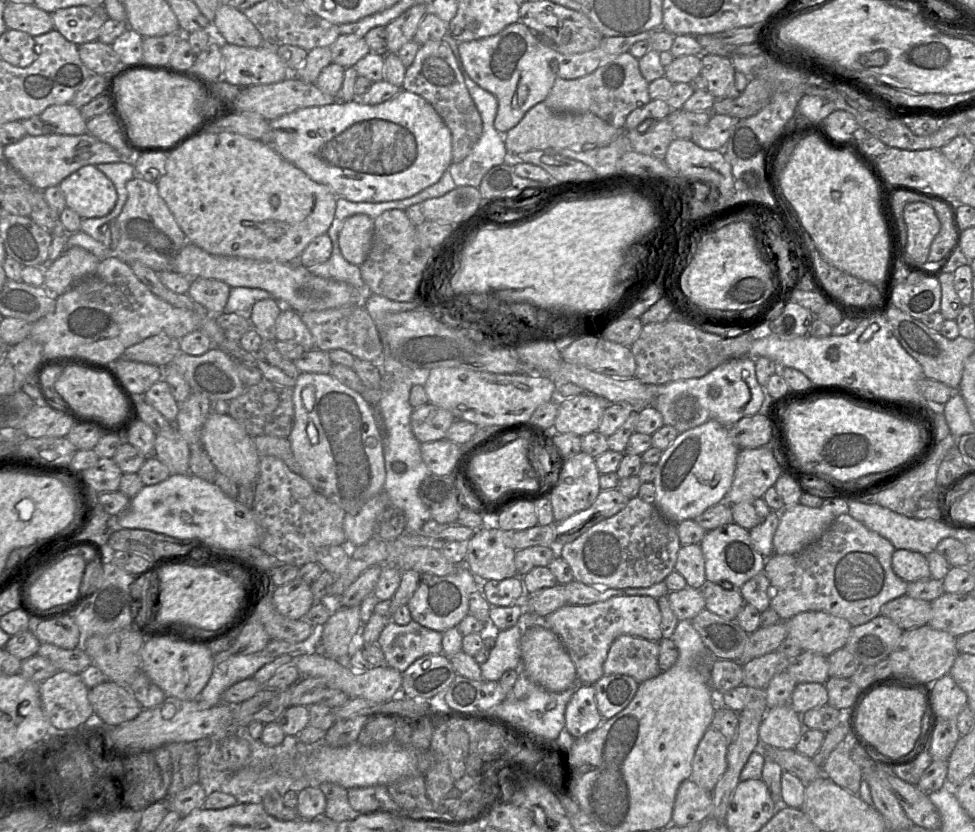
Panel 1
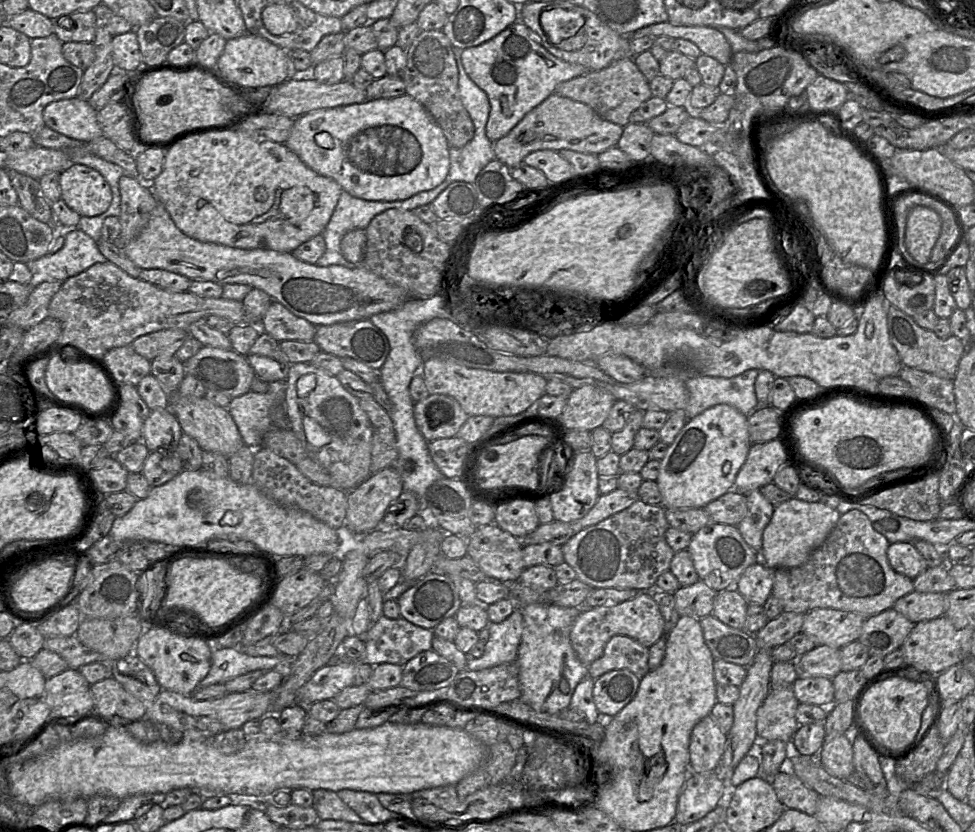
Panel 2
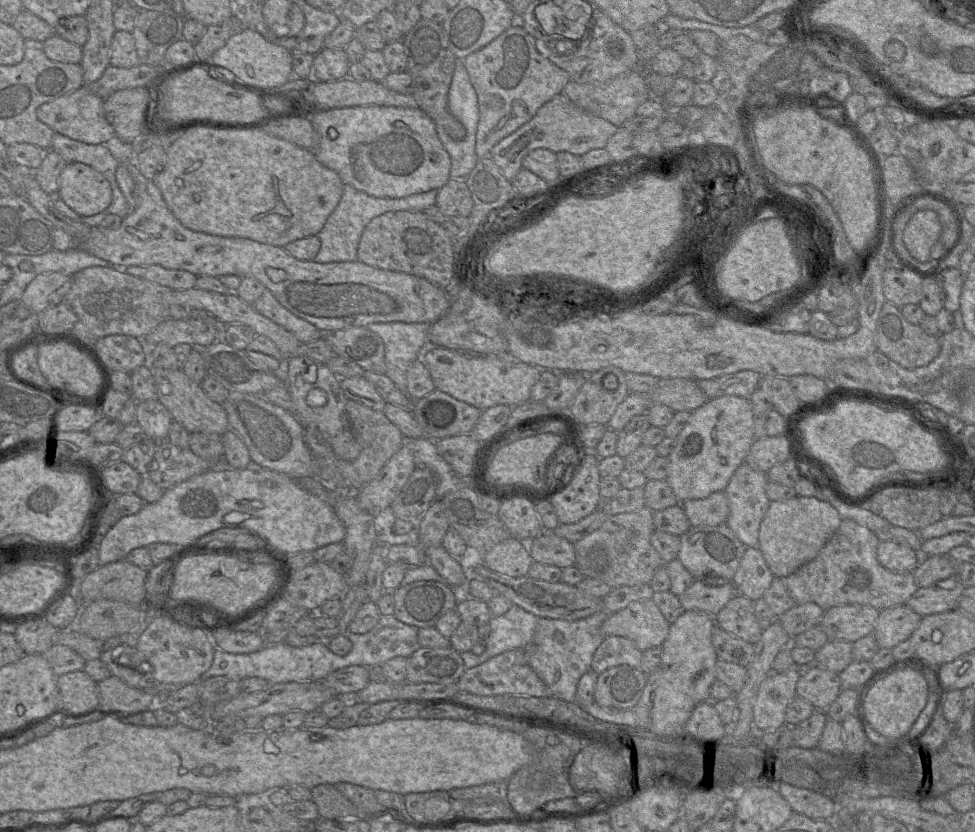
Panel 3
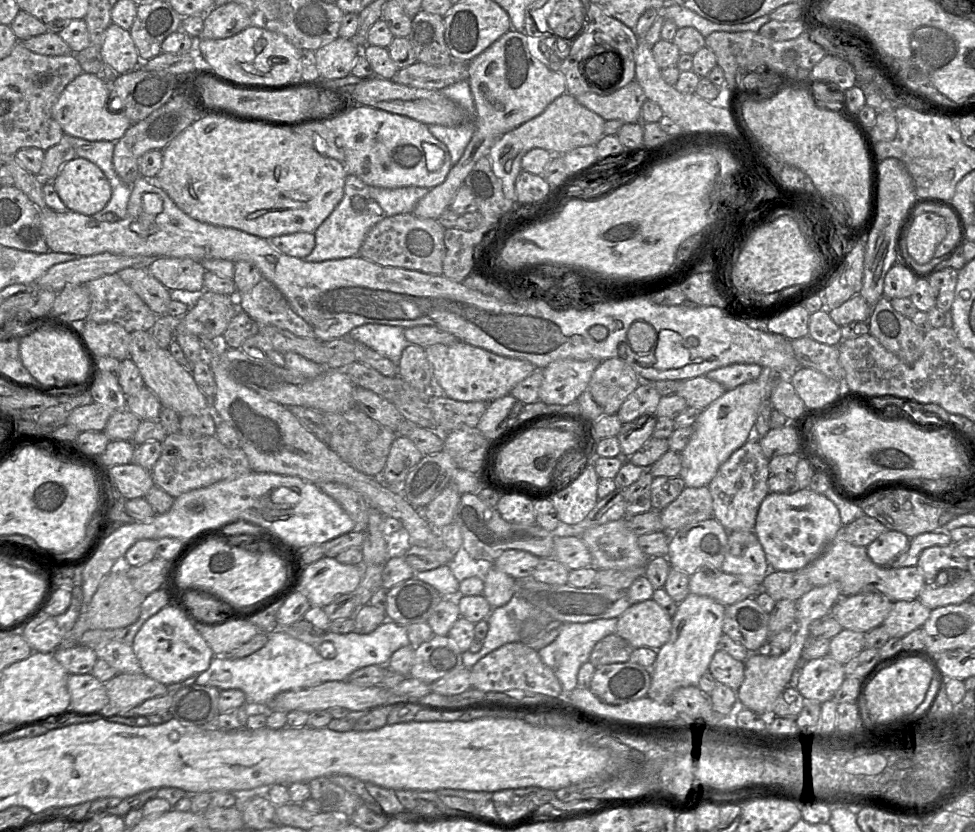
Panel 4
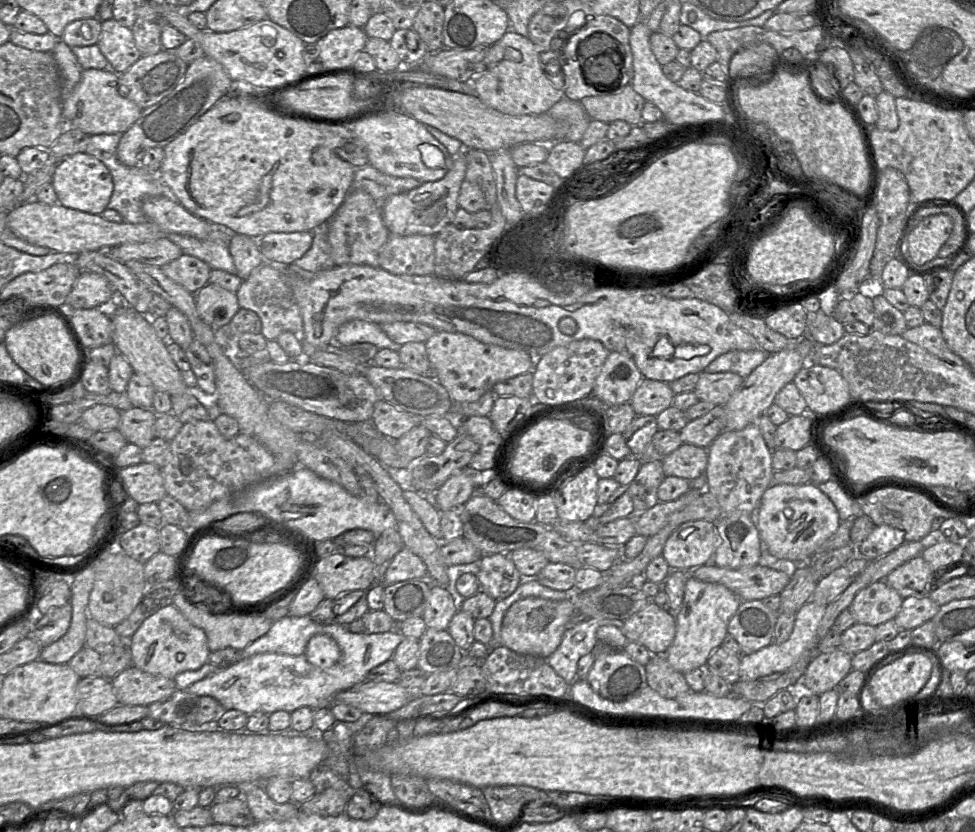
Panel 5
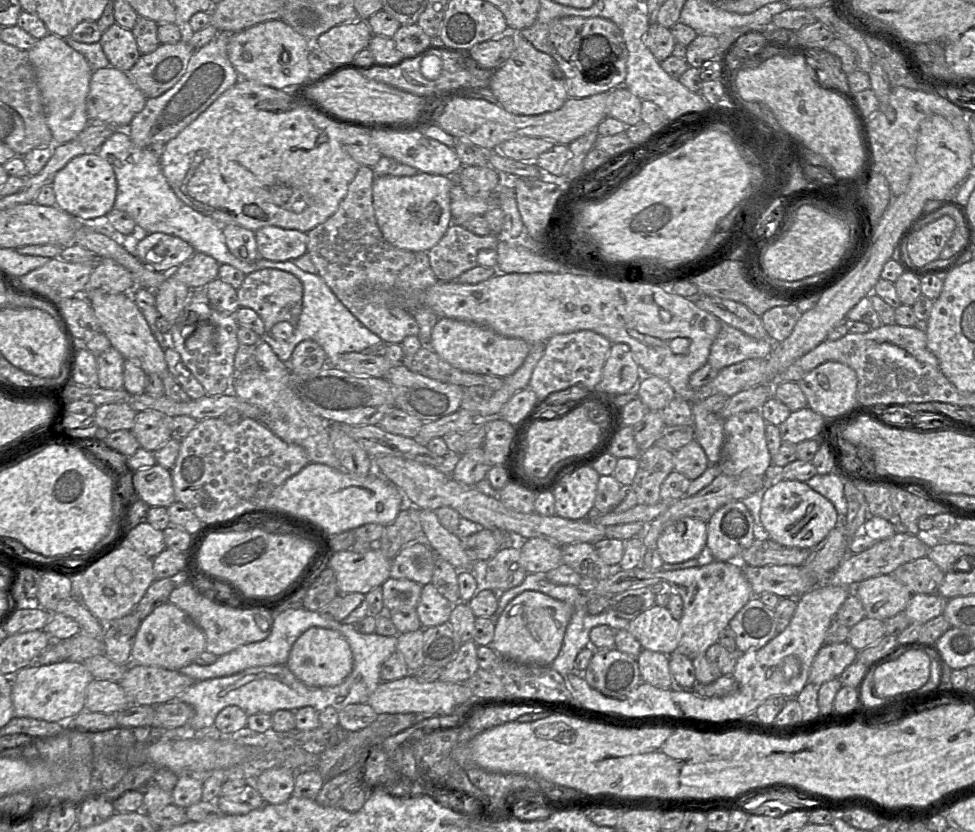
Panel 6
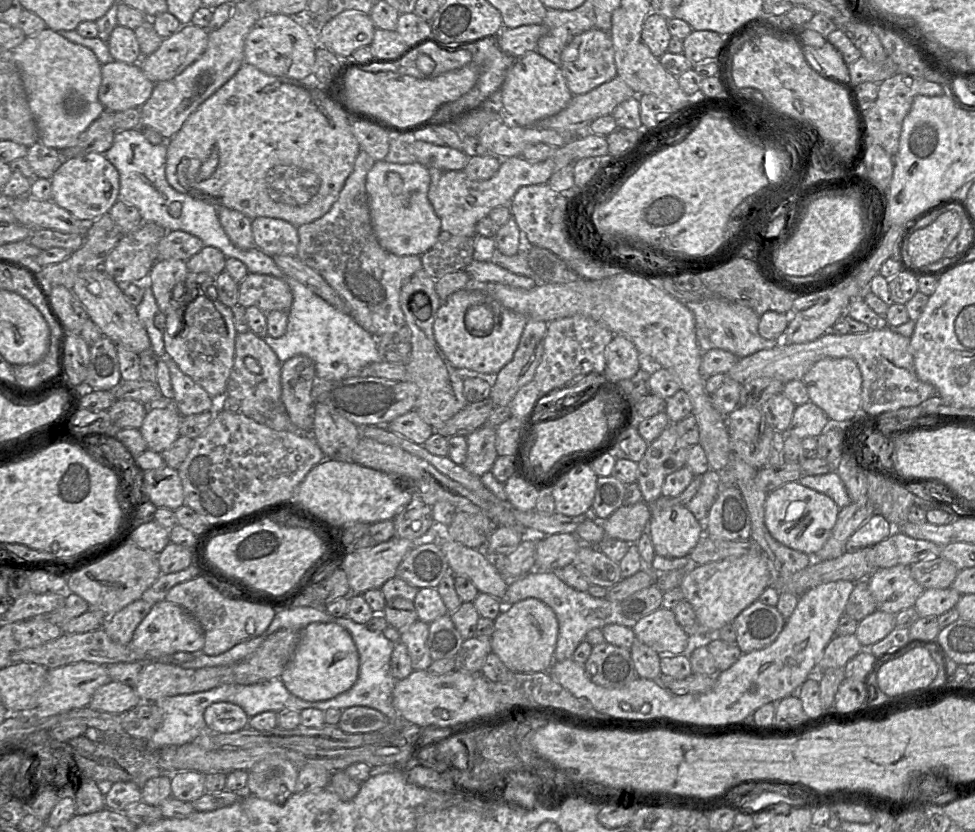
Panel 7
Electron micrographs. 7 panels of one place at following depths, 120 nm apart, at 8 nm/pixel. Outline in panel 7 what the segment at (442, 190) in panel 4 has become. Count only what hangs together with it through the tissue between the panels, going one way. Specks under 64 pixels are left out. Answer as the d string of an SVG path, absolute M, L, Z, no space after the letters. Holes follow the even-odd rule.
M530 51L516 58L500 92L504 116L510 123L522 127L532 126L543 118L559 113L573 96L561 68L537 51ZM385 160L374 163L366 176L366 193L371 225L380 246L396 256L422 256L436 243L441 221L428 199L428 168L418 162L394 164Z

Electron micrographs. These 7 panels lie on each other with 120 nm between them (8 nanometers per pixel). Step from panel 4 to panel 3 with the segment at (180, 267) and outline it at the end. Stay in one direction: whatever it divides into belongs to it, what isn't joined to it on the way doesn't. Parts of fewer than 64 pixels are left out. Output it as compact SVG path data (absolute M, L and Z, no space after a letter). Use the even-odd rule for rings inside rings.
M156 264L128 266L125 273L174 290L195 288L198 278L189 271L168 269Z

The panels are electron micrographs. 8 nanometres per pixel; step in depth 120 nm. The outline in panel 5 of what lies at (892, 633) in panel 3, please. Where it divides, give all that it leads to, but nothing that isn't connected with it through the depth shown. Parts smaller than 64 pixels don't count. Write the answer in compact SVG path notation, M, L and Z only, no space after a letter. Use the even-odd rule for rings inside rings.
M929 596L906 597L894 618L896 624L903 630L913 630L930 621L939 611L940 606Z

